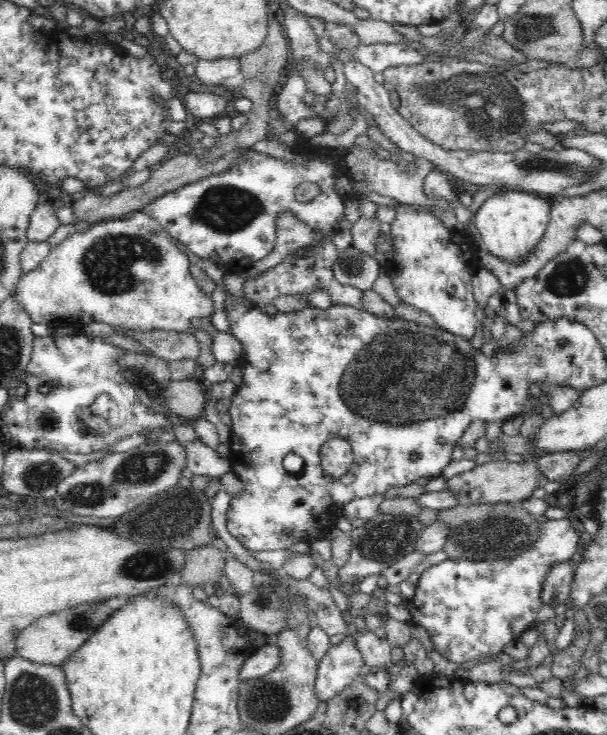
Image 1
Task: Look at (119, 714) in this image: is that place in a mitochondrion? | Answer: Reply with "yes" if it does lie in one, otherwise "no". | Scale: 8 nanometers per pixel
no

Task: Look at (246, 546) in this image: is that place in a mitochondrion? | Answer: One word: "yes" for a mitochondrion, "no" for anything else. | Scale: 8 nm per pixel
no

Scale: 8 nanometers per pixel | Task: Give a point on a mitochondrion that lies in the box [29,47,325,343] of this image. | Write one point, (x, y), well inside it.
(116, 263)

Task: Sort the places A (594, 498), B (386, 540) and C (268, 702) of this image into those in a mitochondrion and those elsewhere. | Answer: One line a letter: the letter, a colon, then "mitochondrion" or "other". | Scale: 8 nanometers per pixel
A: other
B: mitochondrion
C: mitochondrion

